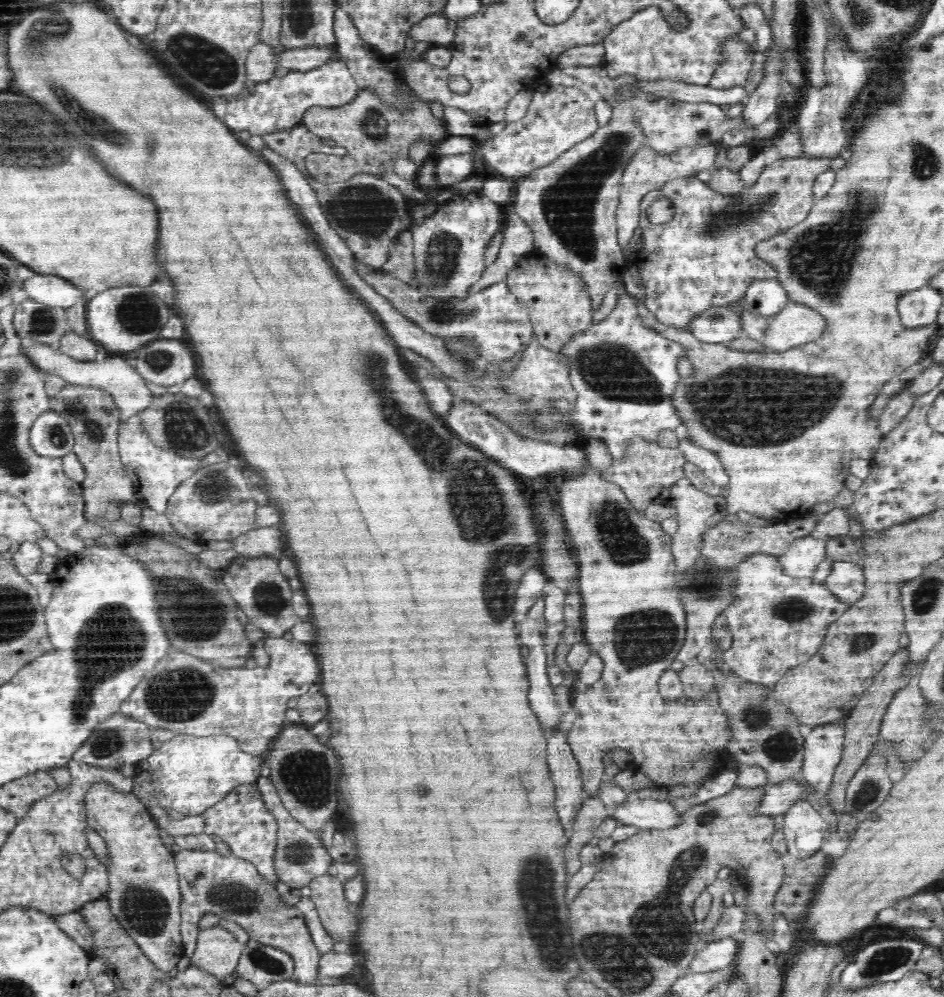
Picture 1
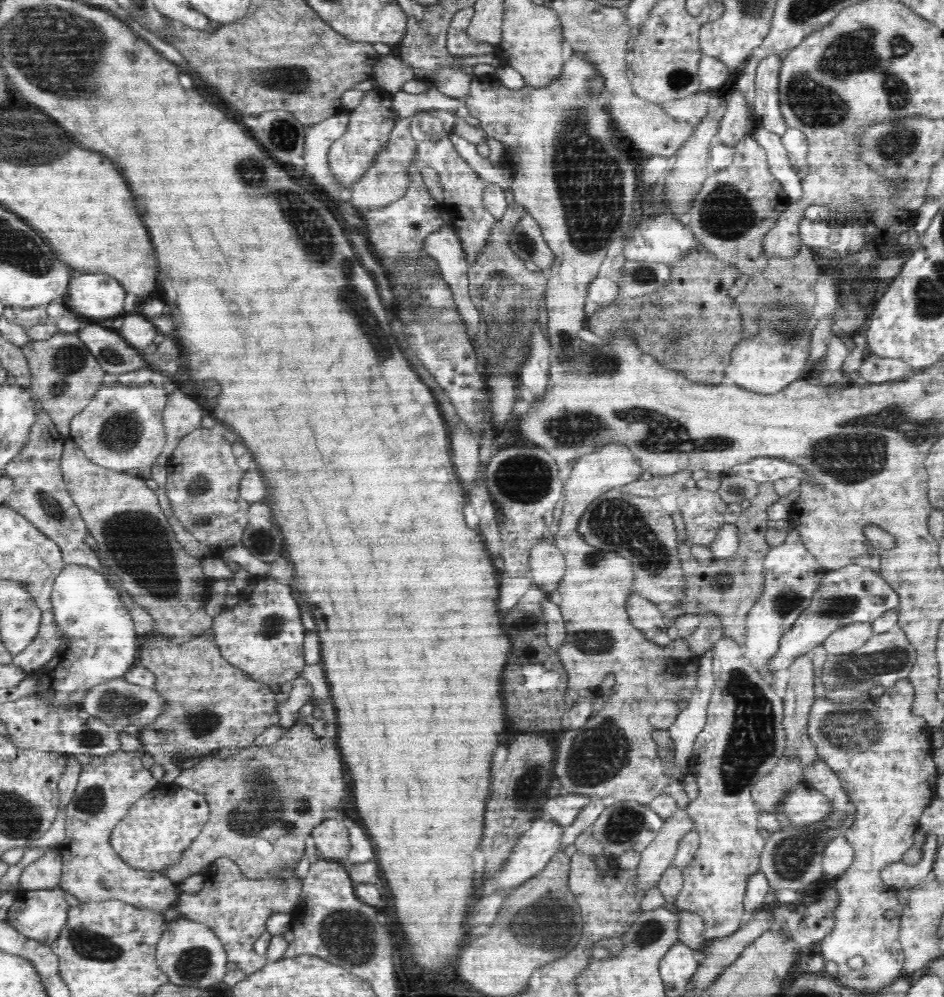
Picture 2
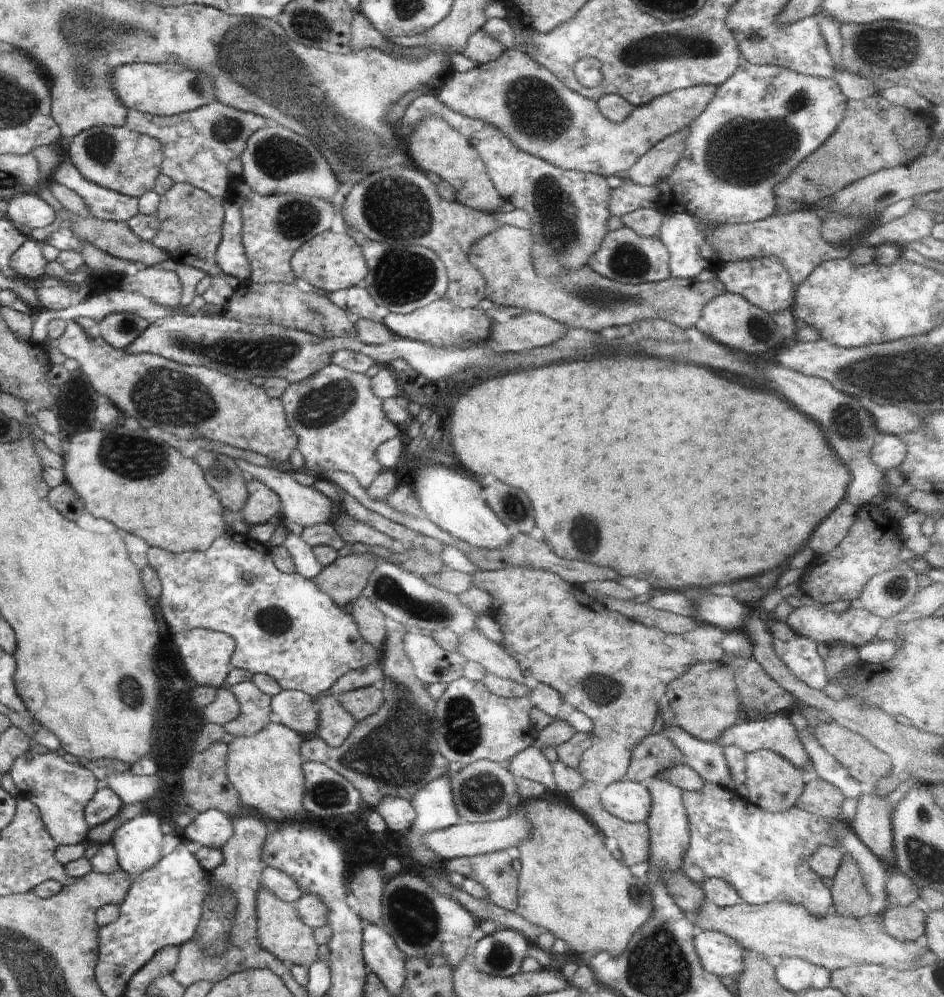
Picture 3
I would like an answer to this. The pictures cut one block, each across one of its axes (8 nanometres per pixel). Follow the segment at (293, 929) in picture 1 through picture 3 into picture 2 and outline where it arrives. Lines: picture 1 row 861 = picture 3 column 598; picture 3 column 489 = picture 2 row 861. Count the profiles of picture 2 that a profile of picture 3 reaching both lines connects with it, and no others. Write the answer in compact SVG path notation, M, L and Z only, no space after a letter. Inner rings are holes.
M175 782L160 783L138 799L128 814L114 827L109 843L118 853L118 856L132 868L146 871L162 872L162 869L176 864L181 854L190 846L190 843L200 834L202 827L208 822L210 807L204 795L196 791L180 787Z

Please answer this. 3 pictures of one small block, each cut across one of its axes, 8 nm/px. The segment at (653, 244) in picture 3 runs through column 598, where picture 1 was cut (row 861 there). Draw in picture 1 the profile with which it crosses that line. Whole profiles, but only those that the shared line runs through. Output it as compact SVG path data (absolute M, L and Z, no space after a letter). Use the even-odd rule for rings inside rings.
M257 781L234 788L224 800L220 800L218 804L205 810L203 817L205 820L204 834L218 836L222 842L228 844L231 854L252 863L258 870L258 875L262 876L266 883L277 887L277 890L285 888L279 881L274 865L274 852L276 852L276 842L278 842L278 823L274 815L268 811L268 807L264 805Z

